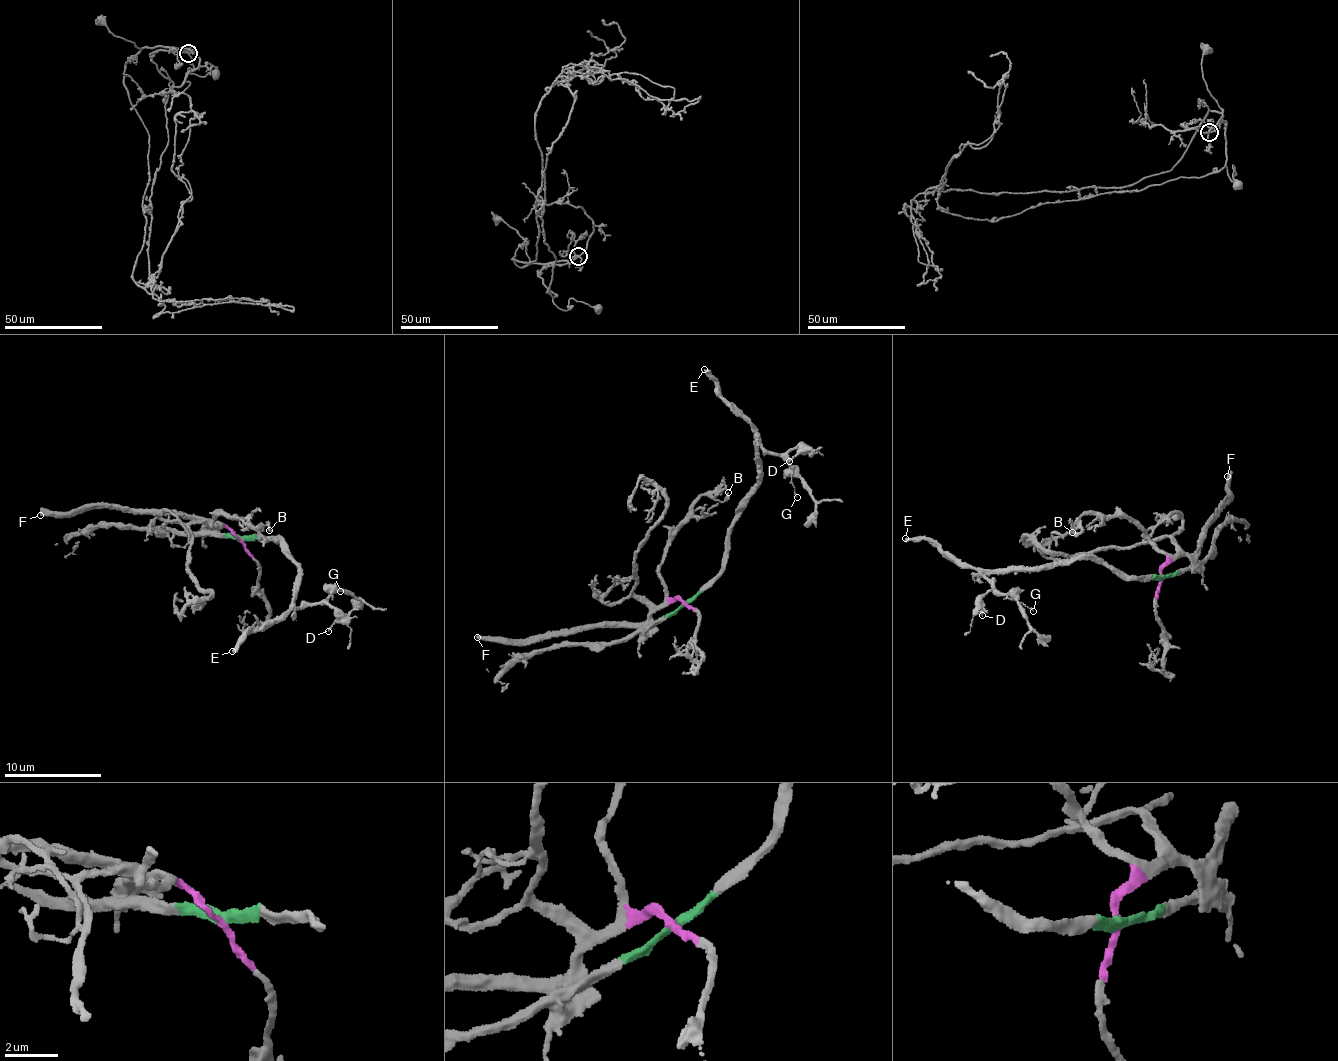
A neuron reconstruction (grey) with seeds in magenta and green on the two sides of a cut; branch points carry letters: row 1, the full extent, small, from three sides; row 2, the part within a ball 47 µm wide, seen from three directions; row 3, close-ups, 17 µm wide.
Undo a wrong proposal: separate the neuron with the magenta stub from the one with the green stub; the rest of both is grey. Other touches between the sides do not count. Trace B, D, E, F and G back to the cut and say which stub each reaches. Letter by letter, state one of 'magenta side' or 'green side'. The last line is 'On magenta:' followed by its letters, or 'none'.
B: magenta side
D: green side
E: green side
F: magenta side
G: green side
On magenta: B, F

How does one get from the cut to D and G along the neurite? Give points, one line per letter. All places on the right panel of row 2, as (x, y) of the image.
D: (1162, 577), (1148, 581), (1082, 557), (1039, 568), (1010, 566), (991, 571), (993, 592), (982, 595), (982, 615)
G: (1162, 577), (1148, 581), (1082, 557), (1039, 568), (1010, 566), (991, 571), (988, 579), (1002, 594), (1033, 611)

